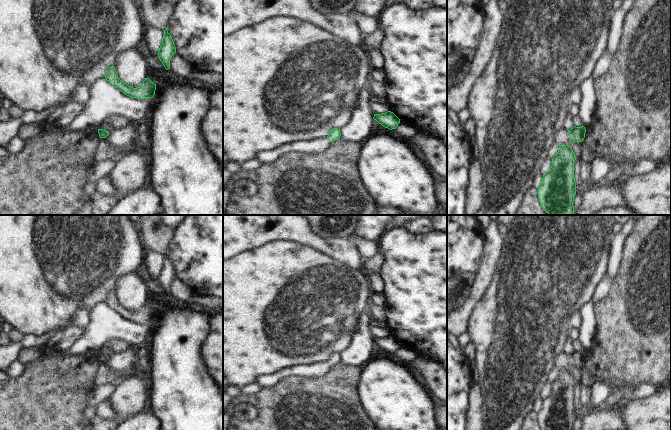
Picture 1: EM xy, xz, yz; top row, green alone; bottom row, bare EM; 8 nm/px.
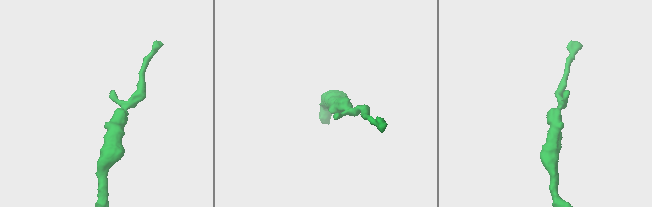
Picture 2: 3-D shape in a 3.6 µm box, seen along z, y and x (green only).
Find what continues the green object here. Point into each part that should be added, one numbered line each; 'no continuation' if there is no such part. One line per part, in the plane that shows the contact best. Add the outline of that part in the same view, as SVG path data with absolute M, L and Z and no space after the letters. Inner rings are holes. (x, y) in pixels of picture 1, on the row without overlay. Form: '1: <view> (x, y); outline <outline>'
1: xz (315, 369); outline M327 360L312 362L310 364L295 364L284 367L273 374L259 376L256 378L255 383L260 388L269 388L288 376L316 378L323 376L330 368L331 366Z

